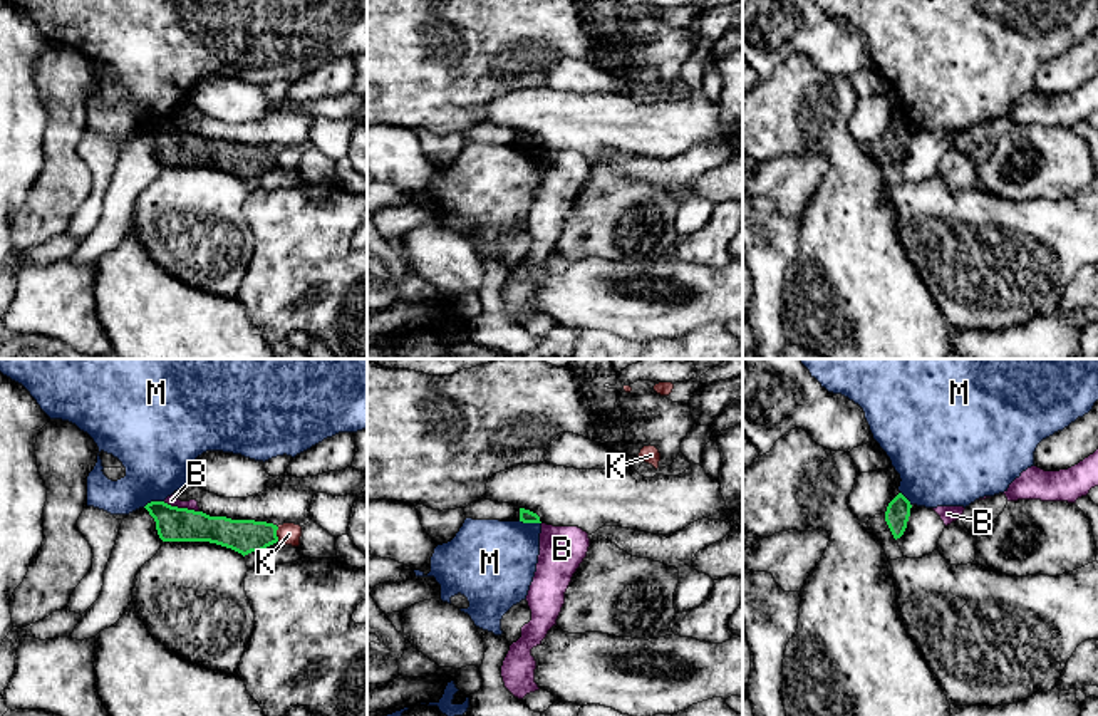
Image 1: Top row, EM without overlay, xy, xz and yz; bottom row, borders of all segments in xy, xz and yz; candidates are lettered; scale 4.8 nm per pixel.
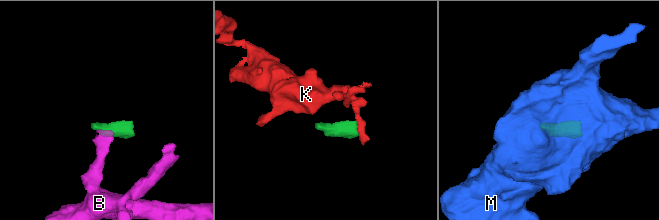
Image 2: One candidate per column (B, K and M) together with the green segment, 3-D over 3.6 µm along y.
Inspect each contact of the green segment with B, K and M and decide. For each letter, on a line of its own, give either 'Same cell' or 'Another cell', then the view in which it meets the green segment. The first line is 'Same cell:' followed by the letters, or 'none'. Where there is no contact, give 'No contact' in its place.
Same cell: none
B: Another cell. Touches green in xy
K: Another cell. Touches green in xy
M: Another cell. Touches green in xz

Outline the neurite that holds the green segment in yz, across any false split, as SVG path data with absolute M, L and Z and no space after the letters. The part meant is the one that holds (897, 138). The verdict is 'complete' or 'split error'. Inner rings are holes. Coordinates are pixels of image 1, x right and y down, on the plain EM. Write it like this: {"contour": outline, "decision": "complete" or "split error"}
{"contour": "M899 117L887 131L885 146L895 164L900 163L907 153L910 132L910 126L902 117Z", "decision": "complete"}

